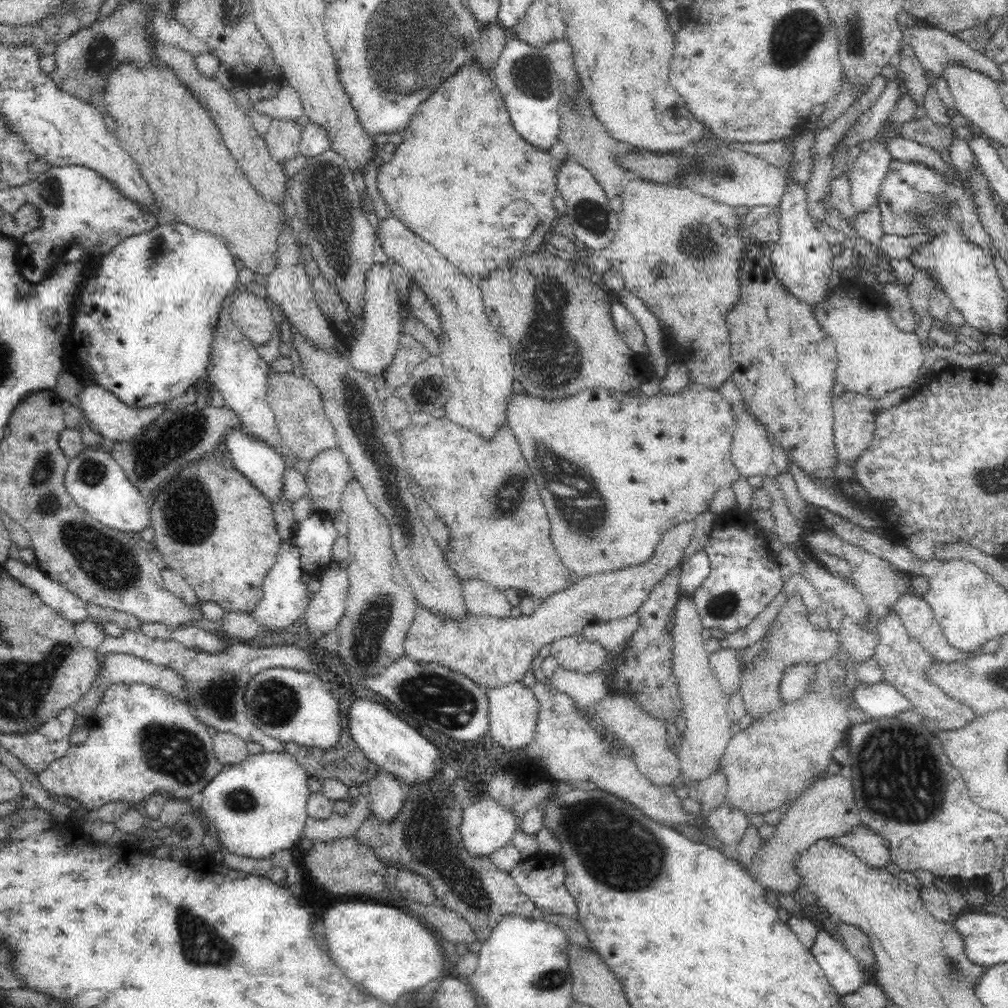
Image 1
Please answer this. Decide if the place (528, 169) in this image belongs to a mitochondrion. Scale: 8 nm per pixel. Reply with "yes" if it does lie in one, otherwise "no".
no

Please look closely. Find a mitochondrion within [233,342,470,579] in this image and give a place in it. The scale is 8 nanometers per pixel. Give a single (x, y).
(357, 418)

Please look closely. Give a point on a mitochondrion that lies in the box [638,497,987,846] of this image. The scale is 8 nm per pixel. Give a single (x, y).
(909, 799)

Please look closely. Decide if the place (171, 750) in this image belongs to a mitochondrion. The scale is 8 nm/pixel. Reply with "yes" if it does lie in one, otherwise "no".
yes

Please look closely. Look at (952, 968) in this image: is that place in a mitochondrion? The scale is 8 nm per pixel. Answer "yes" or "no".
yes

